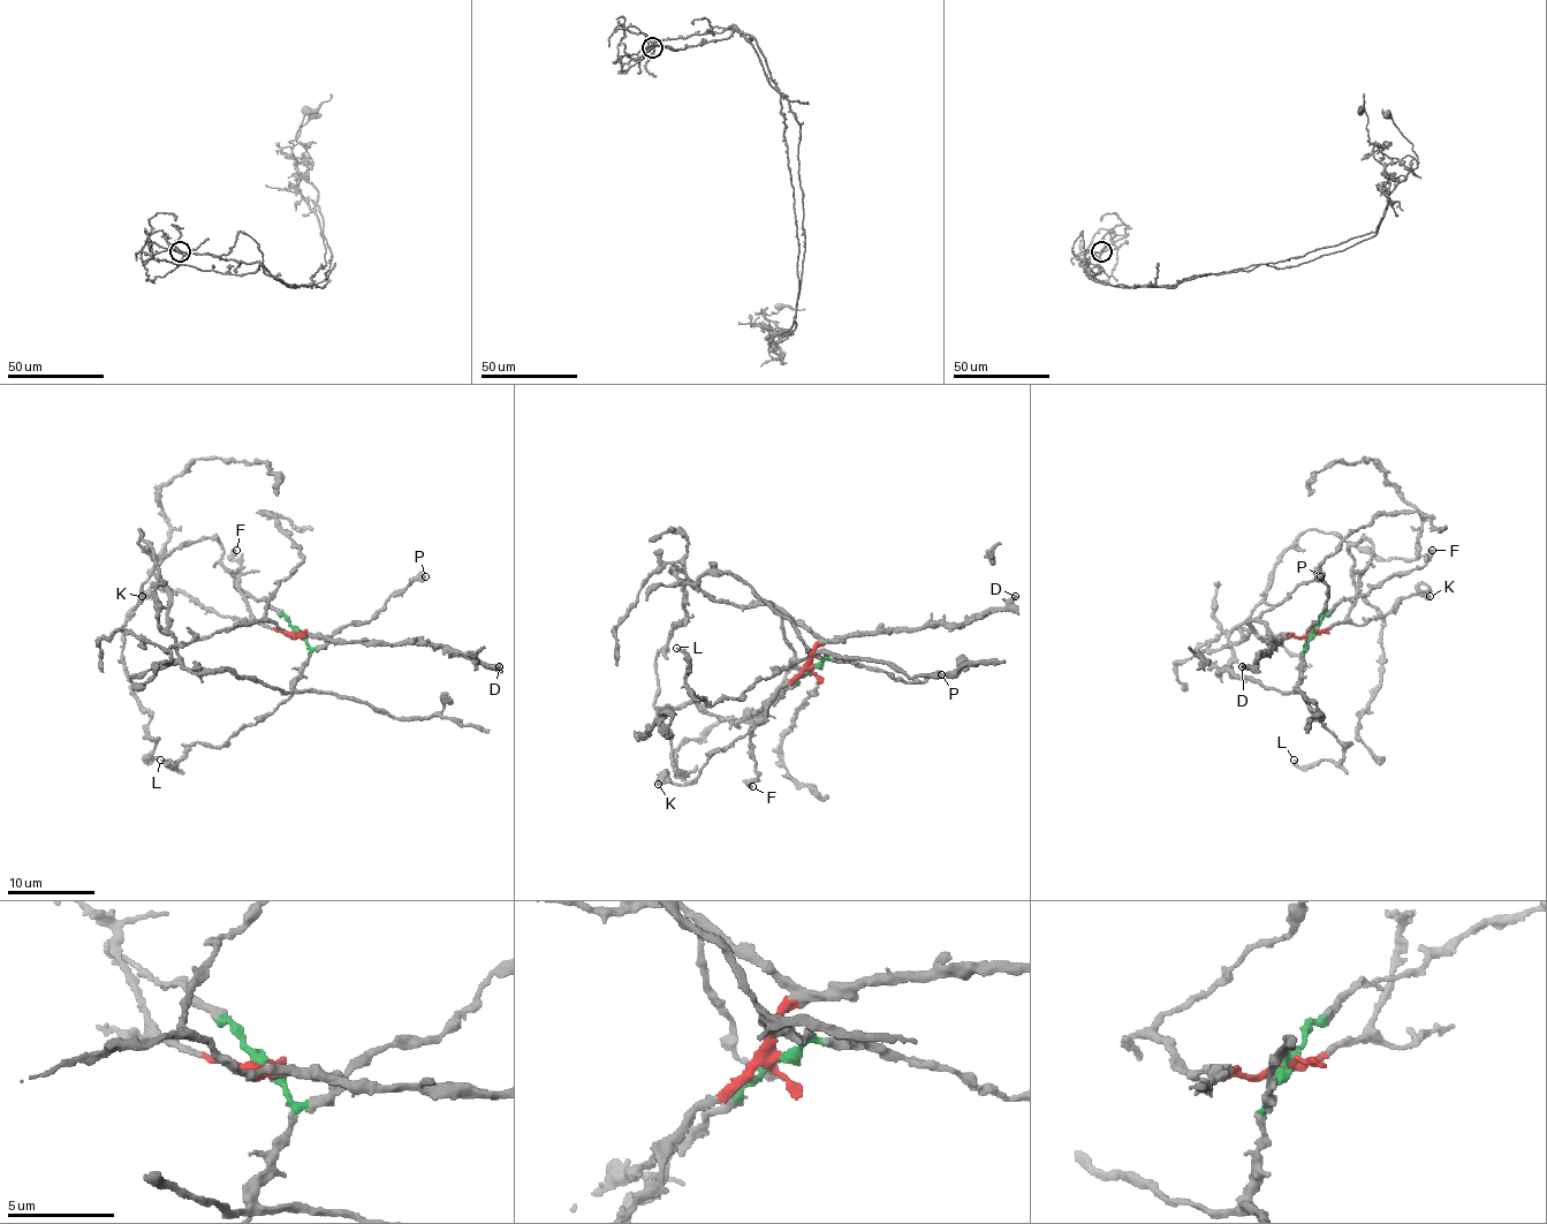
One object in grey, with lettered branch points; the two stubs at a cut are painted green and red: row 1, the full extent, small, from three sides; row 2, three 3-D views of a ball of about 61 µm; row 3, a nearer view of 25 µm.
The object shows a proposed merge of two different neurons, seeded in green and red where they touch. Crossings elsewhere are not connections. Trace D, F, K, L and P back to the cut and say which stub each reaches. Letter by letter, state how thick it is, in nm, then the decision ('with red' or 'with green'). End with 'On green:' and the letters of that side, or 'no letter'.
D: 480 nm | with red
F: 400 nm | with green
K: 500 nm | with red
L: 280 nm | with green
P: 600 nm | with green
On green: F, L, P

